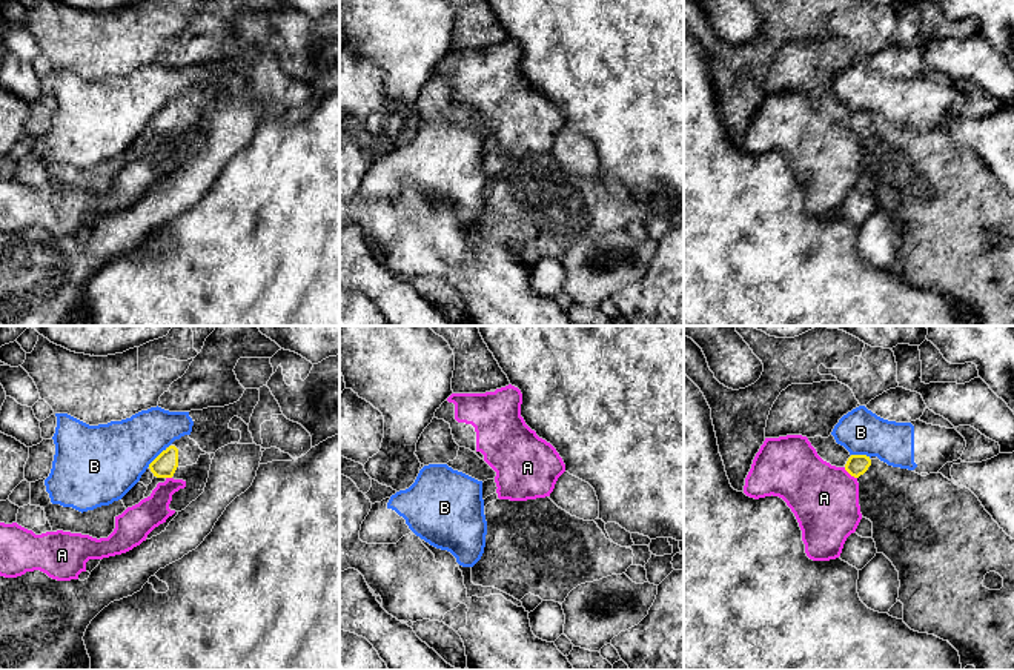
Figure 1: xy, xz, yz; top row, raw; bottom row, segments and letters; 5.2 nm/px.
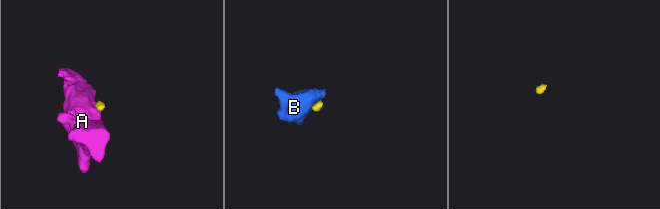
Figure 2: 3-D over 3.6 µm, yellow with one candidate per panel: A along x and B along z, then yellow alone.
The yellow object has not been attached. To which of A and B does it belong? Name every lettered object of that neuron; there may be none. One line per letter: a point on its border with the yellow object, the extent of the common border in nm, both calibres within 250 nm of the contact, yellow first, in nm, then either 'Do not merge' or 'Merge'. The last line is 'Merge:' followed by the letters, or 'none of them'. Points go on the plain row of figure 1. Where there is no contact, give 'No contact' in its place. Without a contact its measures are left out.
A: Touches yellow at yz (850, 129). Shared border 90 nm. Thickness 110 nm (yellow) against 360 nm. Do not merge
B: Touches yellow at xy (159, 111). Shared border 170 nm. Thickness 120 nm (yellow) against 360 nm. Do not merge
Merge: none of them

